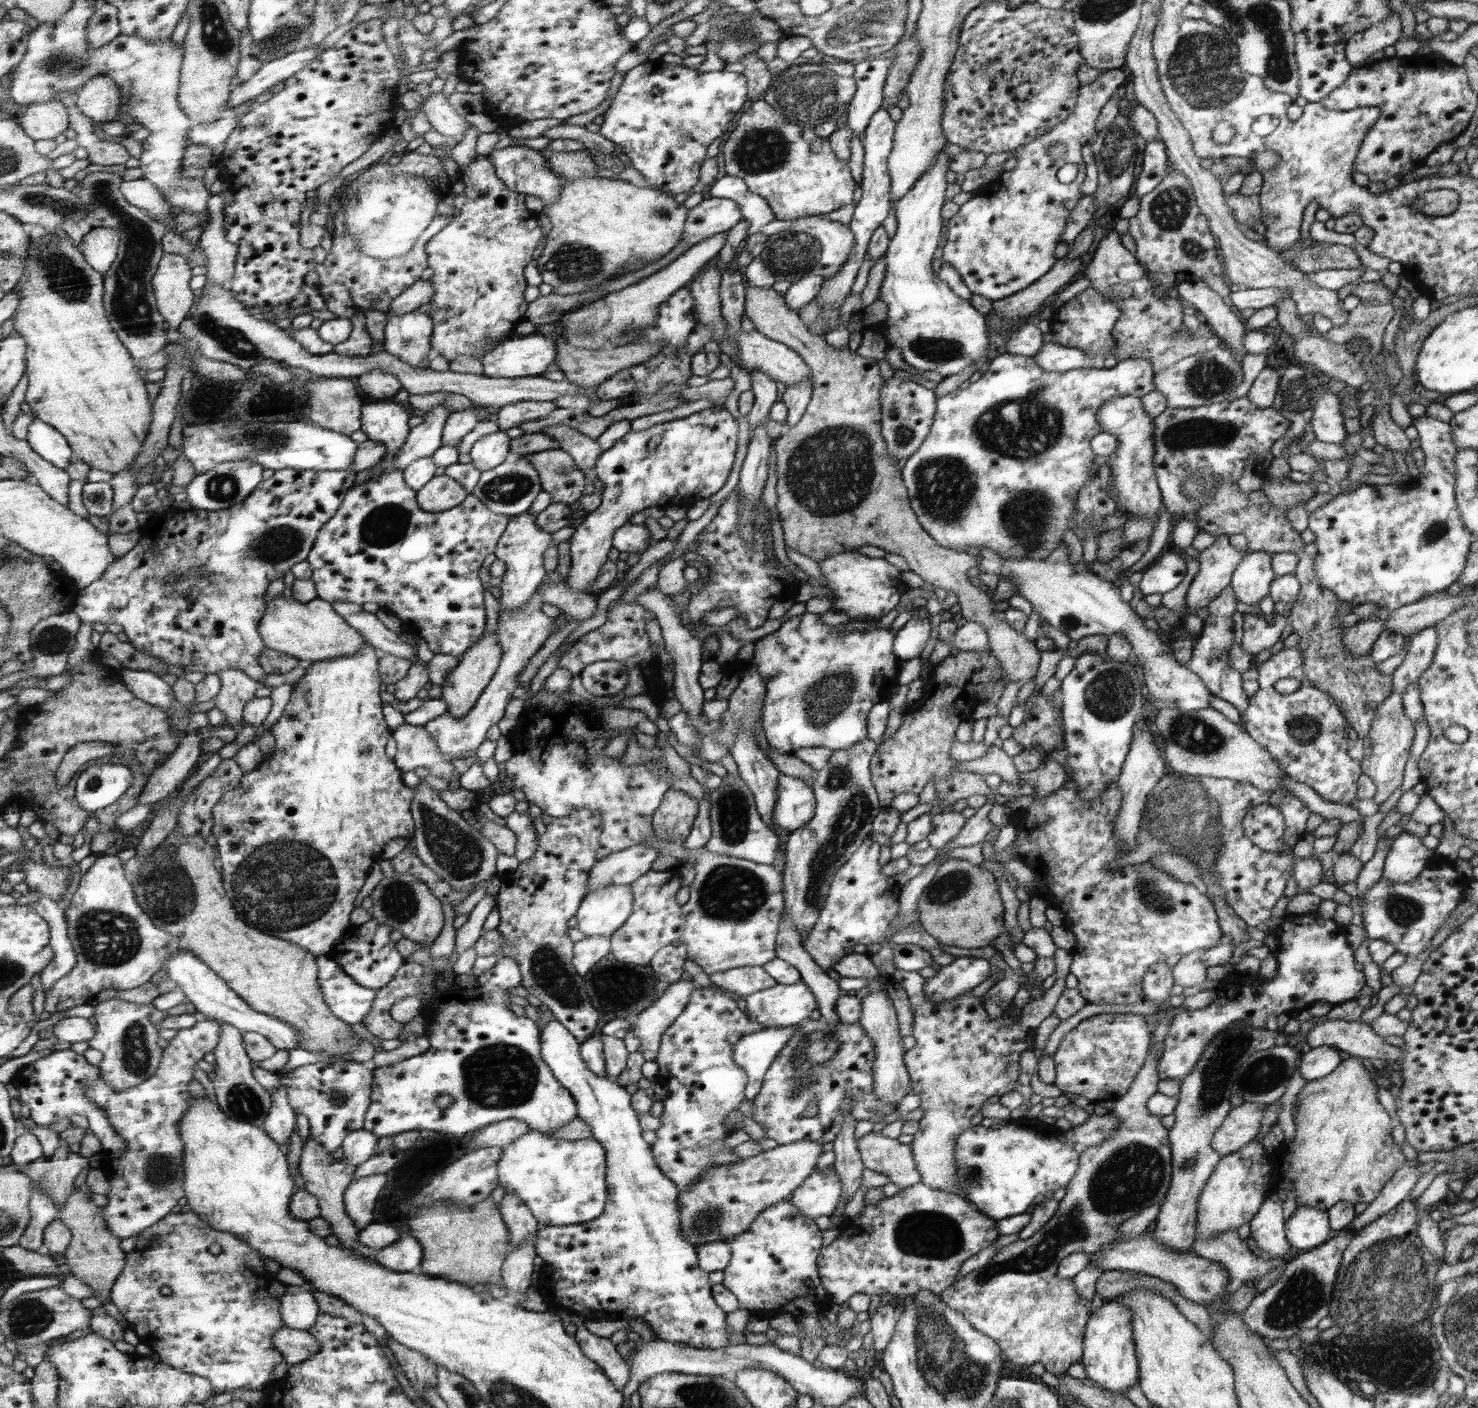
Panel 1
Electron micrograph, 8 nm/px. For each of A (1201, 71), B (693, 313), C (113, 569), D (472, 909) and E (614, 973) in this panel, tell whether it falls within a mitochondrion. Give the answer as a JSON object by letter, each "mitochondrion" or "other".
{"A":"mitochondrion","B":"other","C":"other","D":"other","E":"other"}

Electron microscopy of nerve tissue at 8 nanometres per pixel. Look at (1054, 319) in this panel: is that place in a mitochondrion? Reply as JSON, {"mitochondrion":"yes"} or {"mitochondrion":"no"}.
{"mitochondrion":"no"}

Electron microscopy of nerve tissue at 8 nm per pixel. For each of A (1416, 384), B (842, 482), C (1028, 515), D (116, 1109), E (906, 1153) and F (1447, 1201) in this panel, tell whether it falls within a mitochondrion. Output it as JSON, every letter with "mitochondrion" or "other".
{"A":"other","B":"mitochondrion","C":"mitochondrion","D":"other","E":"other","F":"other"}

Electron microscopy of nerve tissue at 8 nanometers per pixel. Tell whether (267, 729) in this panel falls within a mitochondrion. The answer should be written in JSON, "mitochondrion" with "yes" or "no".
{"mitochondrion":"no"}

